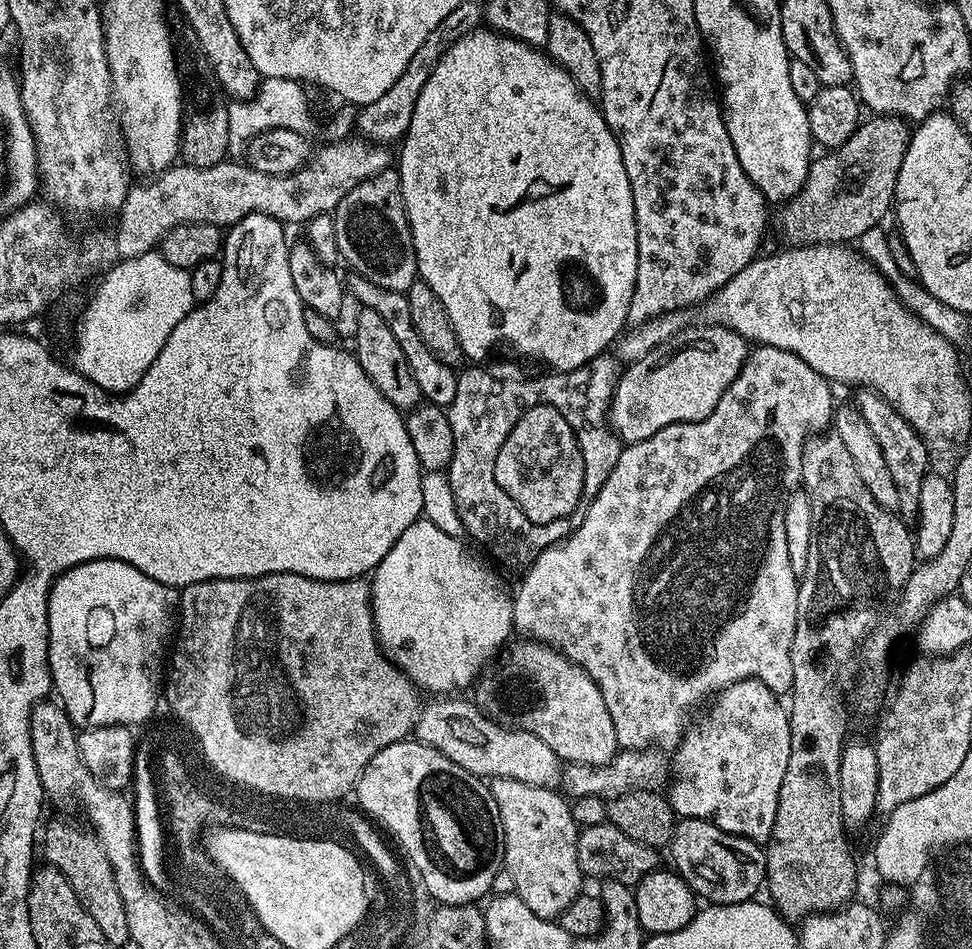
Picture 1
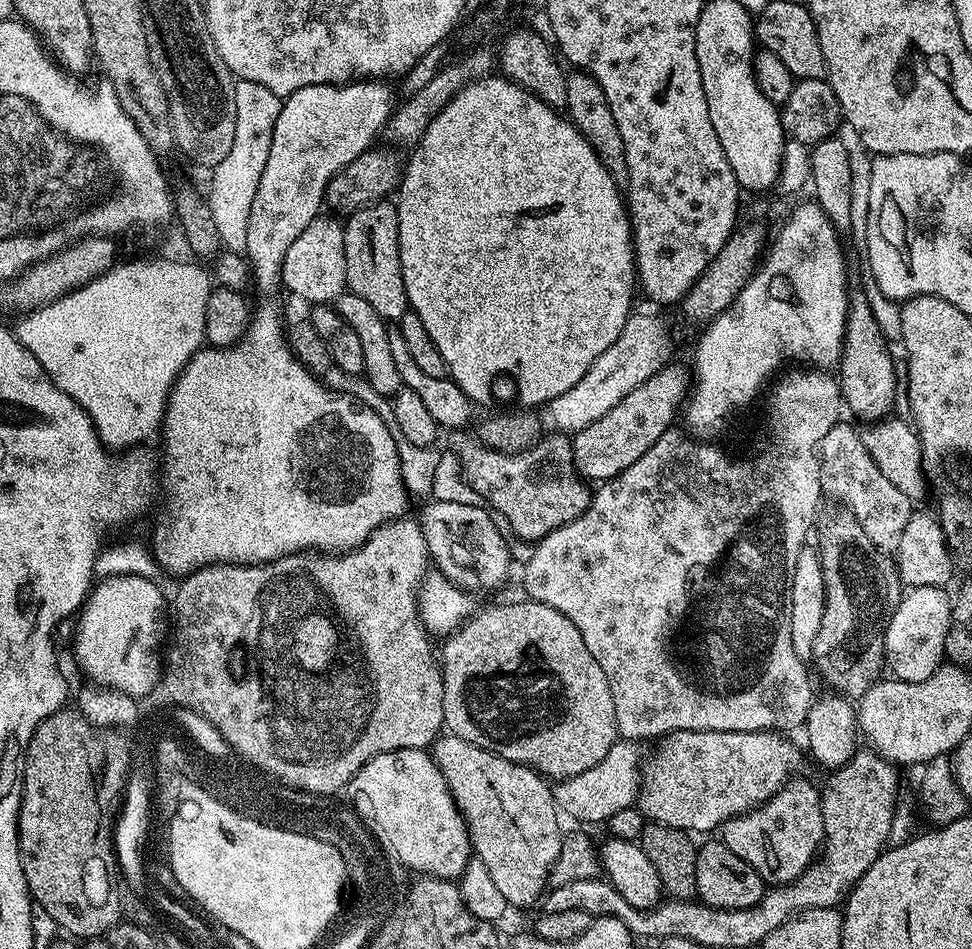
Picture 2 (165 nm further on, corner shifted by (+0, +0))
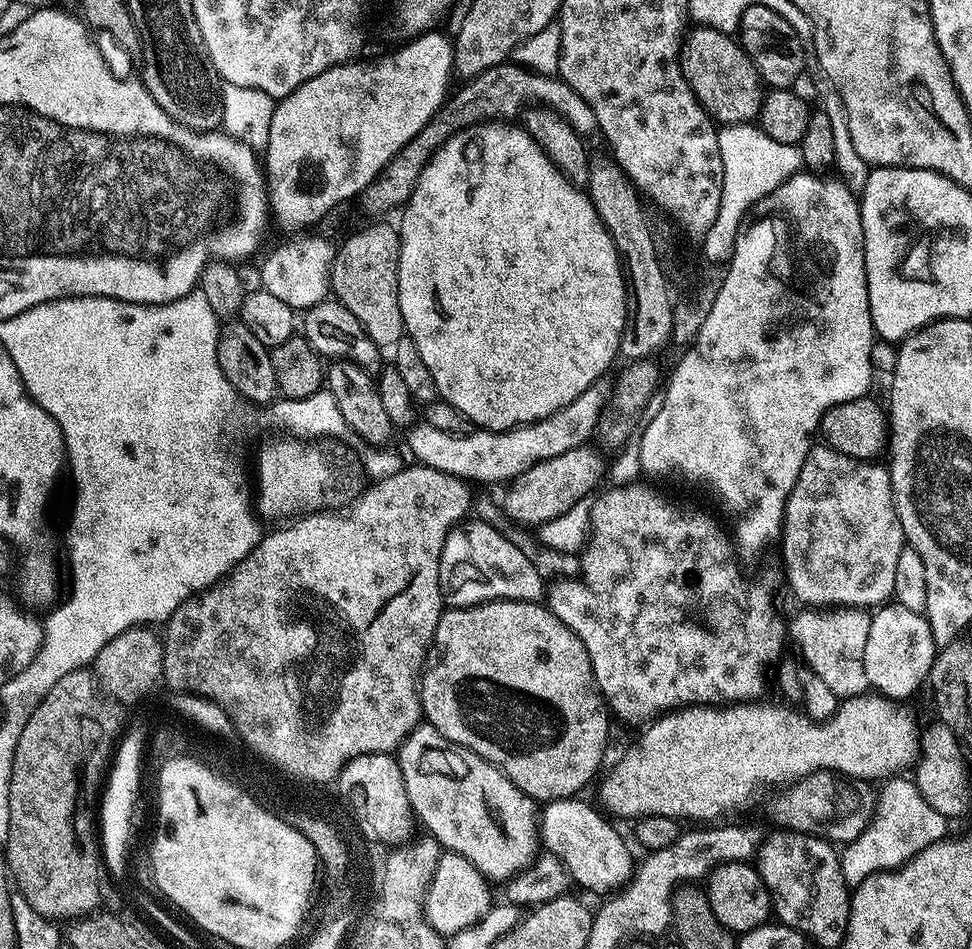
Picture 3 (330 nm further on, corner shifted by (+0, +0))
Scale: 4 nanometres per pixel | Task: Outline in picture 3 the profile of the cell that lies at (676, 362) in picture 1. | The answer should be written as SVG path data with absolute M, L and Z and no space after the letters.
M585 446L566 450L566 454L558 454L558 458L546 458L530 466L530 470L526 470L507 485L508 493L504 496L502 512L516 524L533 526L550 522L551 519L564 514L580 499L587 497L600 479L605 479L606 464L600 461L599 454L601 455L595 447Z

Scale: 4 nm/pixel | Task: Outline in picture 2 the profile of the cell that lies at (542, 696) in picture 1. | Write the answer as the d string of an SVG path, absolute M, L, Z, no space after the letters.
M520 598L517 604L496 604L493 608L473 611L472 615L443 641L444 656L439 661L442 674L442 710L444 711L444 728L451 735L462 738L482 750L490 750L502 758L515 764L525 764L533 768L541 776L552 782L569 780L574 774L582 774L582 770L590 770L590 766L598 766L602 758L614 746L618 739L616 731L616 715L614 714L614 694L610 694L610 682L606 682L606 674L602 674L602 666L594 662L594 654L586 650L586 642L582 642L582 634L578 634L578 626L566 618L558 610L536 600Z

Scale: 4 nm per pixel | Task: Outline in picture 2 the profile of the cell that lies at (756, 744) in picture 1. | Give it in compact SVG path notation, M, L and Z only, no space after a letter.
M793 778L779 788L765 804L740 816L732 816L719 829L724 845L742 862L754 866L765 885L791 884L817 859L824 843L824 823L820 793L808 781Z

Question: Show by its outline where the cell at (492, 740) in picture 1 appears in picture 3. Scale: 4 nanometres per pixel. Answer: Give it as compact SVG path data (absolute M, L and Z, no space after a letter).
M865 694L862 696L841 699L836 707L836 713L829 720L813 720L811 716L800 710L780 704L764 704L765 702L737 702L727 706L709 706L707 704L694 704L687 708L678 708L659 718L653 719L652 724L636 740L636 745L625 754L624 758L617 764L617 772L610 784L610 802L624 816L636 816L643 818L650 815L666 815L670 818L686 822L686 820L700 820L696 822L720 822L731 812L740 812L756 796L759 788L767 784L786 784L792 786L799 780L805 780L815 772L838 772L841 776L850 776L853 780L866 780L869 782L880 782L885 778L895 777L903 773L904 767L911 765L917 759L920 751L920 737L918 727L903 712L903 707L897 706L890 699L885 699L879 694Z

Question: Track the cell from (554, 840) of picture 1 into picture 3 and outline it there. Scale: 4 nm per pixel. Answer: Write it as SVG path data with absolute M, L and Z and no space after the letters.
M421 722L416 725L416 729L411 732L407 738L400 744L398 749L398 759L400 769L402 770L402 782L406 782L406 794L408 801L412 807L415 819L425 824L427 835L432 836L440 843L441 849L449 852L457 852L462 854L462 858L466 858L473 864L484 877L489 881L506 882L510 880L521 869L528 867L538 855L538 804L537 801L531 800L525 792L518 790L518 786L514 786L514 782L510 782L510 778L506 773L497 768L486 758L482 758L476 752L472 752L469 748L463 748L461 744L455 744L446 739L442 734L438 734L438 730L434 730L434 726L427 722Z

